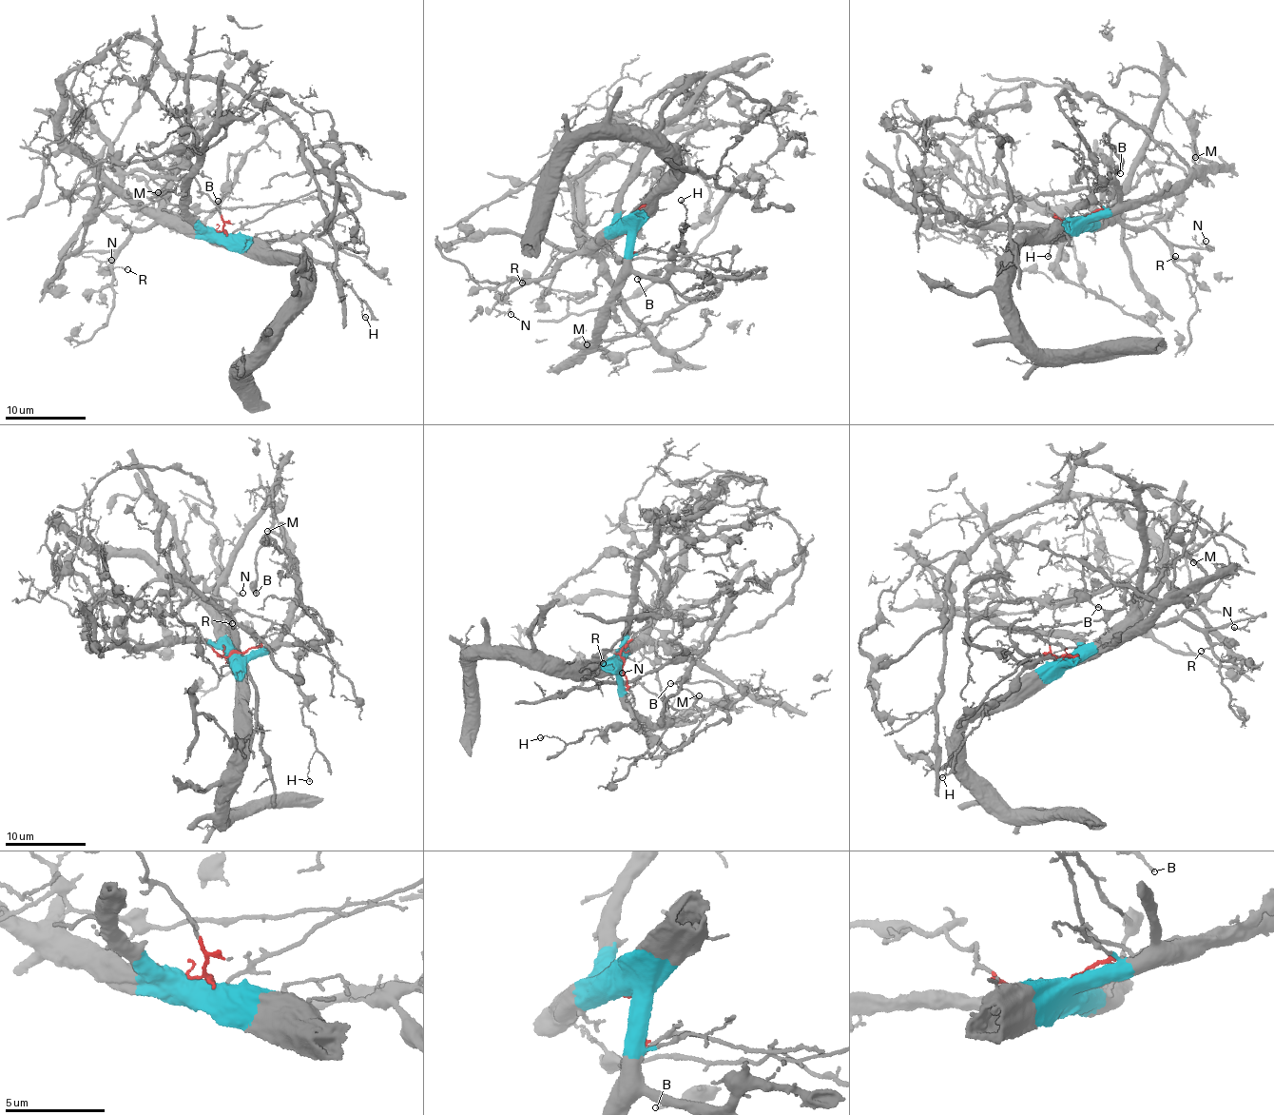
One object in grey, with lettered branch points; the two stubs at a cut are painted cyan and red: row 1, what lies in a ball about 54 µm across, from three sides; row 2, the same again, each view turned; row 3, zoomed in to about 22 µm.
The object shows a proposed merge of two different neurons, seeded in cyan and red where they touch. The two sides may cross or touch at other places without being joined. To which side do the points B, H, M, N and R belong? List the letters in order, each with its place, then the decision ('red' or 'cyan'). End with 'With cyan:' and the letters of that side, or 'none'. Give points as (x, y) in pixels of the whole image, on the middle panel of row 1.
B: at (637, 279); cyan
H: at (681, 200); cyan
M: at (587, 344); cyan
N: at (511, 314); cyan
R: at (522, 283); cyan
With cyan: B, H, M, N, R

